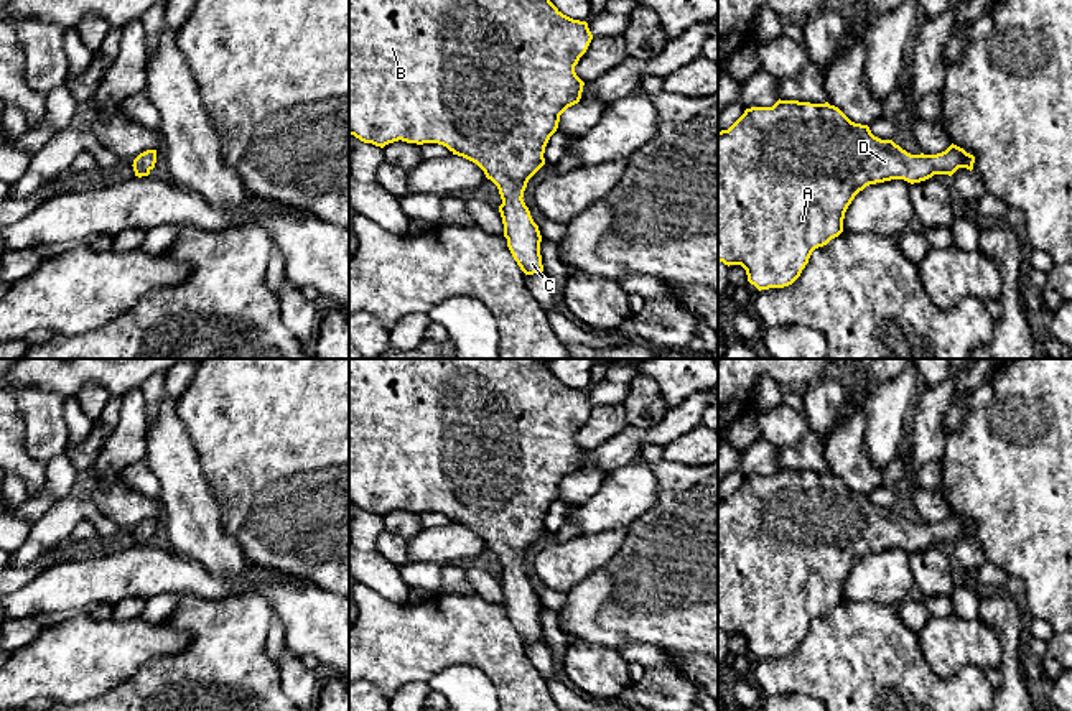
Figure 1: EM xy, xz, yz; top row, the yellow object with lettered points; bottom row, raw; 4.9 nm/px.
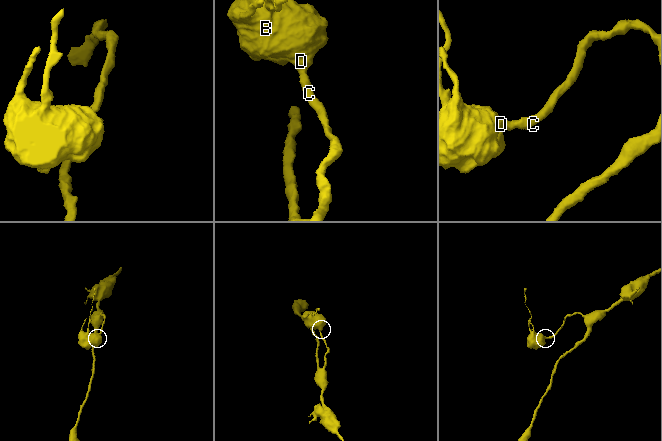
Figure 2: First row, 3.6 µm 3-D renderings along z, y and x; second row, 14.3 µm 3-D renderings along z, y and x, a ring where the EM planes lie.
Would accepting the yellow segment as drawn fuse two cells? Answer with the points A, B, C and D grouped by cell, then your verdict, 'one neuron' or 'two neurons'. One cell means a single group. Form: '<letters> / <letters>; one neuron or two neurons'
A B C D; one neuron

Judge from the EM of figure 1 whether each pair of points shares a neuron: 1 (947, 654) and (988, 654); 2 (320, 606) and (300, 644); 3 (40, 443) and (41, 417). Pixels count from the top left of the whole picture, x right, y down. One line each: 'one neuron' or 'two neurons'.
1: one neuron
2: one neuron
3: one neuron

